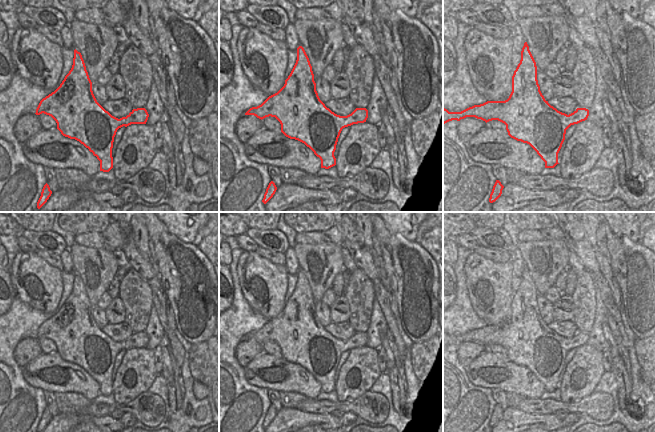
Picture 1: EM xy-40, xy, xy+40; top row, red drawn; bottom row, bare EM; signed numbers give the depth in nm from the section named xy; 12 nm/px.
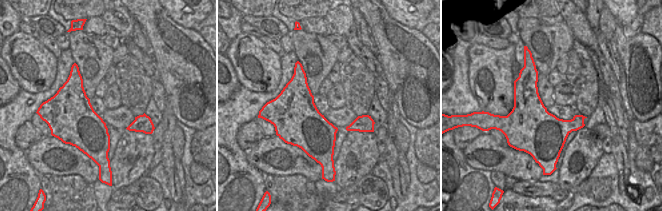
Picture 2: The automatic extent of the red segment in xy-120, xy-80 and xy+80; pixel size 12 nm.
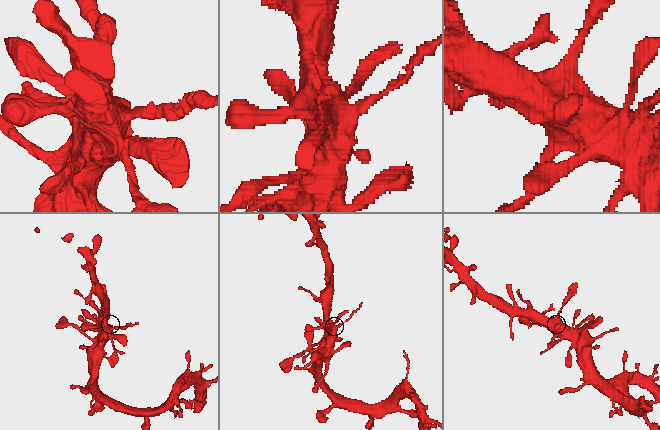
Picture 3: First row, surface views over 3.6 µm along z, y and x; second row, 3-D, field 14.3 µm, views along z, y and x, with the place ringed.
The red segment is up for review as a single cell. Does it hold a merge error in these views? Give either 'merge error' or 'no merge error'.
merge error

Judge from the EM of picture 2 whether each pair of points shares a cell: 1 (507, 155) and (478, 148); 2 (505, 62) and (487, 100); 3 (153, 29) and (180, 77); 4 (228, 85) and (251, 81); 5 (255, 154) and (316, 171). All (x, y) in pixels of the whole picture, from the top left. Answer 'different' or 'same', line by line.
1: same
2: same
3: same
4: different
5: same

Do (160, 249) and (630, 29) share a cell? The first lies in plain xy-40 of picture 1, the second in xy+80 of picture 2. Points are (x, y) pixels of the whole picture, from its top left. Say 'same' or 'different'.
different

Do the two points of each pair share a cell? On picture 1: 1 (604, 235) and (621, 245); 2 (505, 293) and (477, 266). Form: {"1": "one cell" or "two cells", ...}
{"1": "one cell", "2": "one cell"}

